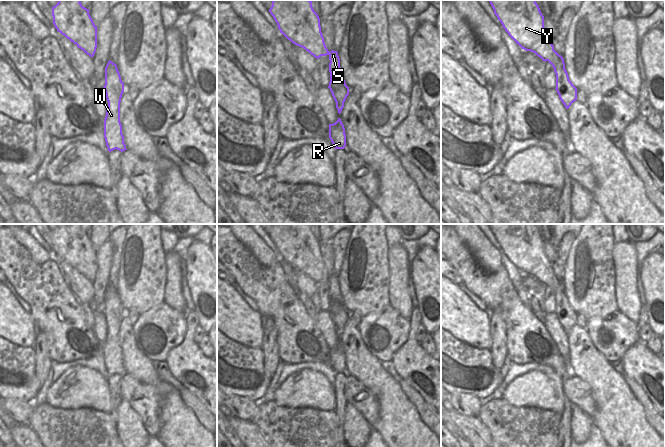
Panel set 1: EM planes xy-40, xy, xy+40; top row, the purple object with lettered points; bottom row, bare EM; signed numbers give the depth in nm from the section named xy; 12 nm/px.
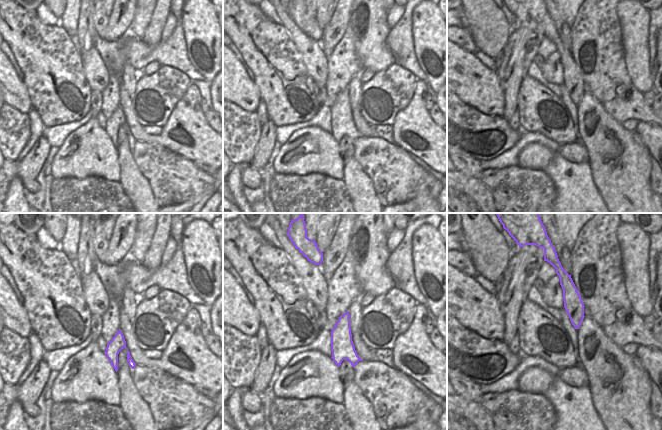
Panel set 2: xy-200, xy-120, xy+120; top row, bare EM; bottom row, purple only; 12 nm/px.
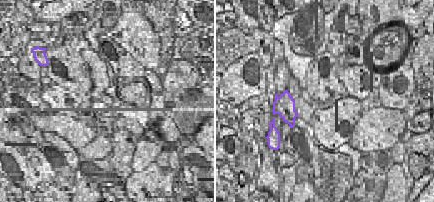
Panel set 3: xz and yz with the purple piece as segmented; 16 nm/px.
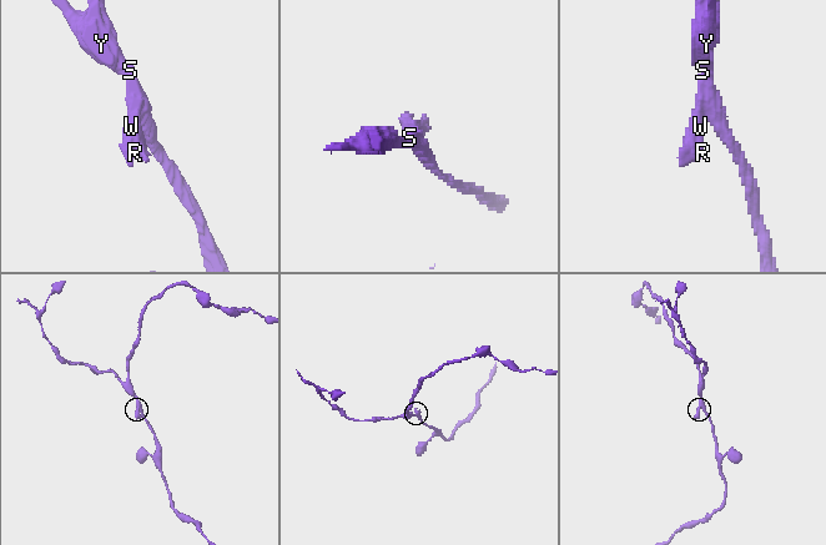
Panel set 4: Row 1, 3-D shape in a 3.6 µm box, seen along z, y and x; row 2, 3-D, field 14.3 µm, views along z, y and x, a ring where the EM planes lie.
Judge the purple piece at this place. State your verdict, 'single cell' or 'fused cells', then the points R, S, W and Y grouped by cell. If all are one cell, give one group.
fused cells; R S W / Y

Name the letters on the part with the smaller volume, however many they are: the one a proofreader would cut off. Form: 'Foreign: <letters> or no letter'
Foreign: R, S, W

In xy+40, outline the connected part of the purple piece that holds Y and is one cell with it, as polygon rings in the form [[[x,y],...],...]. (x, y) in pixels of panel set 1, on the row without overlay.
[[[489,224],[494,238],[501,246],[508,259],[522,273],[531,275],[540,281],[543,285],[548,285],[554,292],[556,298],[556,315],[559,322],[568,333],[571,328],[577,324],[577,312],[569,304],[565,293],[564,283],[554,274],[554,270],[544,251],[544,240],[535,224]]]

